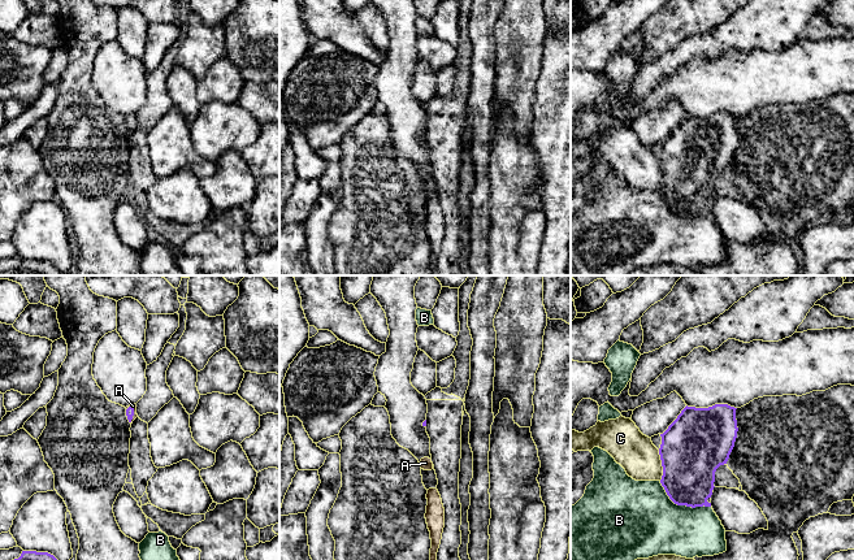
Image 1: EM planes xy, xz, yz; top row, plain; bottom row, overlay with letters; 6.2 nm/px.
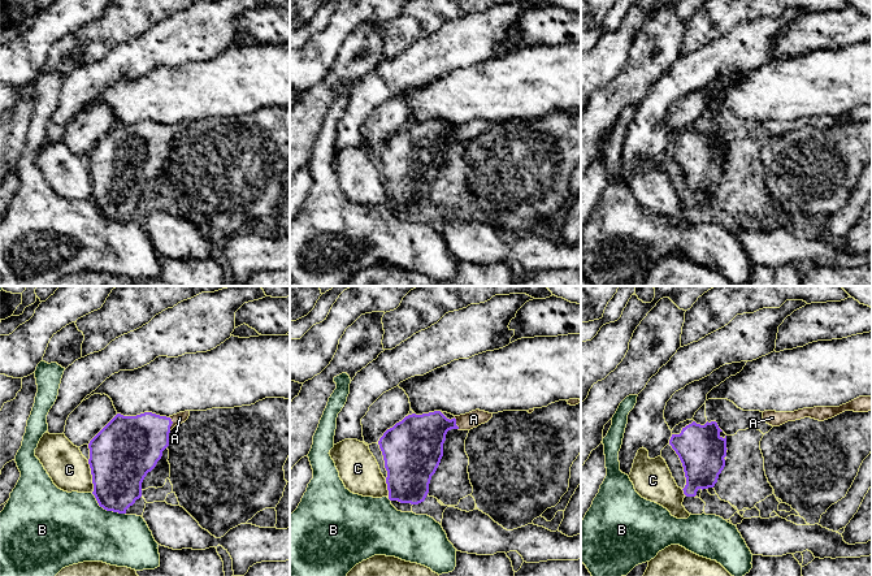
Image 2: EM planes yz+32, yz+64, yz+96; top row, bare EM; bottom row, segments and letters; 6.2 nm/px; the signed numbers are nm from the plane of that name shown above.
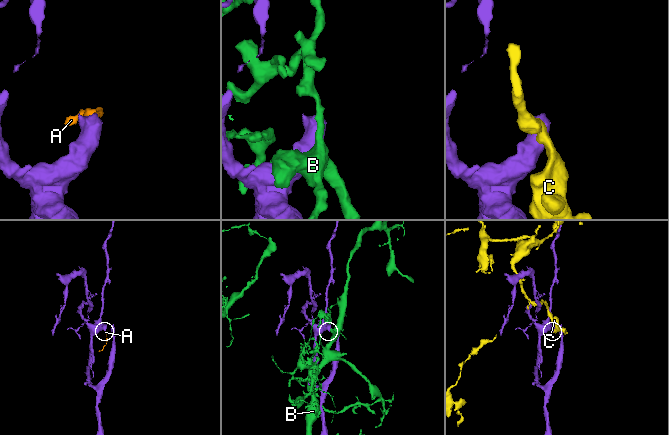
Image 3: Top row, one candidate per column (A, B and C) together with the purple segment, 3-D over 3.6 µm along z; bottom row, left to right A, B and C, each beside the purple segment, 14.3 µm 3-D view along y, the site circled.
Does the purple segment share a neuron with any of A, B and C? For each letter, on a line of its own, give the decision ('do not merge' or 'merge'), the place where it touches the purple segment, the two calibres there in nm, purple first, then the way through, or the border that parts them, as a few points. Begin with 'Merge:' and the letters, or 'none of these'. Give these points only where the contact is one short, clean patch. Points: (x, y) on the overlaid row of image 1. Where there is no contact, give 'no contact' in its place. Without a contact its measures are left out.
Merge: A
A: merge; meets purple in xy at (133, 413); 50 nm thick on the purple side, 20 nm on the other; runs through xy (130, 411), (133, 413), (133, 406)
B: do not merge; meets purple in yz at (681, 504); 320 nm thick on the purple side, 420 nm on the other
C: do not merge; meets purple in yz at (662, 465); 400 nm thick on the purple side, 240 nm on the other

